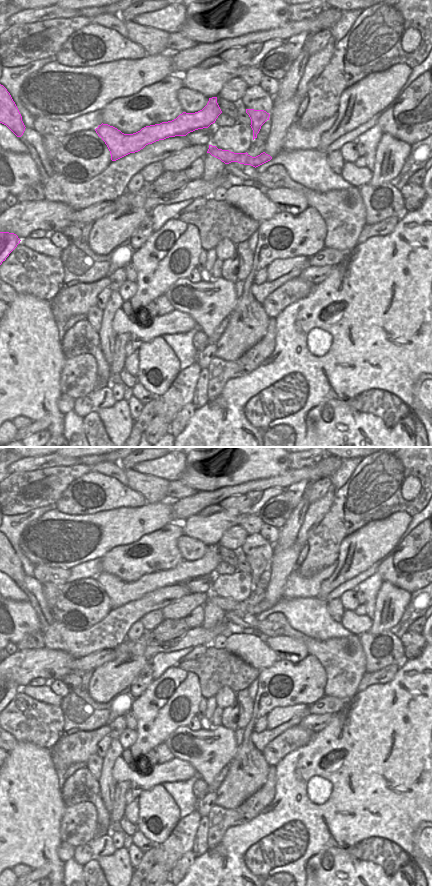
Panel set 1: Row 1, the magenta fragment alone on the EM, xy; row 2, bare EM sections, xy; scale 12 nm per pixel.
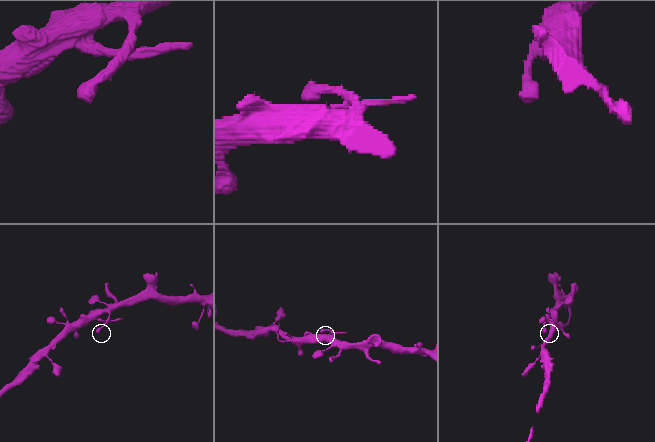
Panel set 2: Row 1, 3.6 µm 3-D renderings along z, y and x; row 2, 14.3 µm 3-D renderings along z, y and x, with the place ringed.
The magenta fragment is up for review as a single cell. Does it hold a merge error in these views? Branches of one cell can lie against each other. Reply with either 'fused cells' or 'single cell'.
single cell

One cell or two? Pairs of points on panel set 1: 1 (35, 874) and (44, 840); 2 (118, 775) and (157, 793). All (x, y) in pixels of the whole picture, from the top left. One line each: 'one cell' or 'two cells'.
1: two cells
2: two cells

